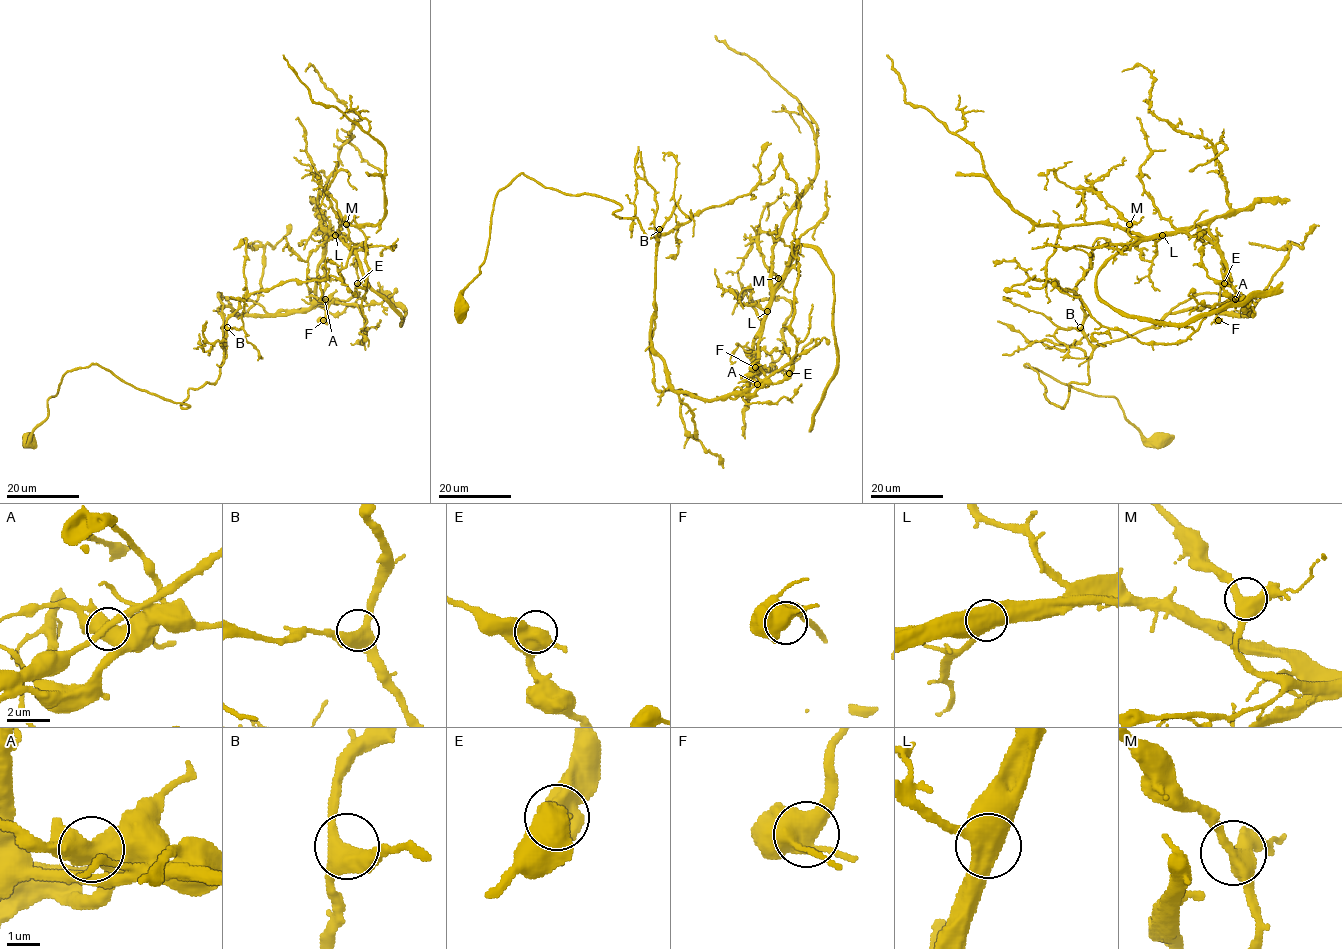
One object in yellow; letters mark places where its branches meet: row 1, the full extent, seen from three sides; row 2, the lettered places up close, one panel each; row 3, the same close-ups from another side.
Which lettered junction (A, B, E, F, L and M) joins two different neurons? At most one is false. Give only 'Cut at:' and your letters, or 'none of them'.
Cut at: L

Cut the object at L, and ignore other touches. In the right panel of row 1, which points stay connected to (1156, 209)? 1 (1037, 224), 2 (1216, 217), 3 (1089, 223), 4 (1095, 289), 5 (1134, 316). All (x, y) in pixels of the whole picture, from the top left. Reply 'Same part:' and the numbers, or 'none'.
Same part: 1, 2, 3, 4, 5

